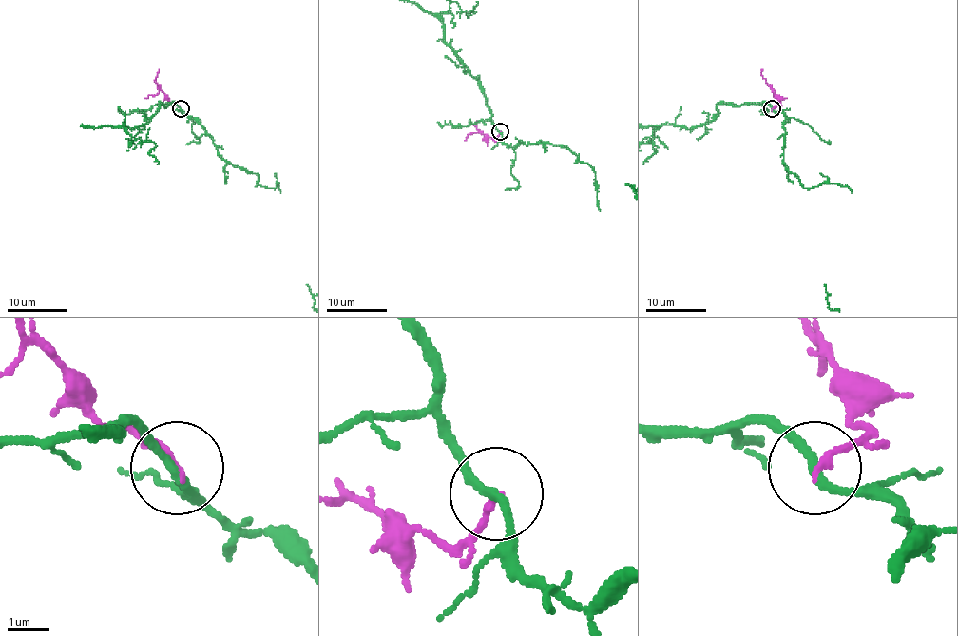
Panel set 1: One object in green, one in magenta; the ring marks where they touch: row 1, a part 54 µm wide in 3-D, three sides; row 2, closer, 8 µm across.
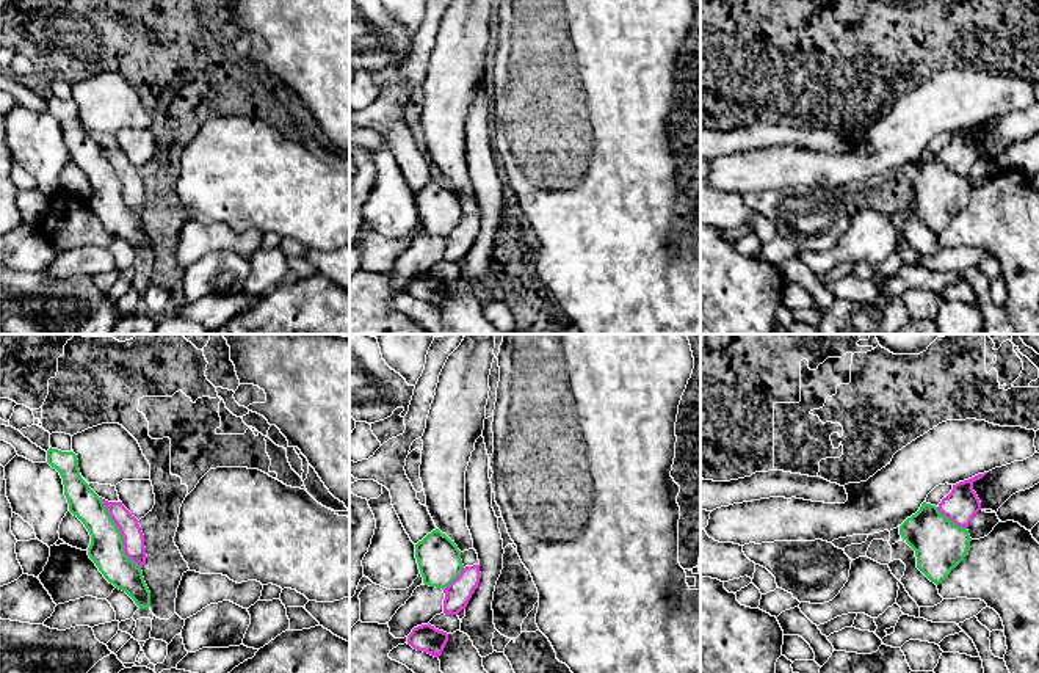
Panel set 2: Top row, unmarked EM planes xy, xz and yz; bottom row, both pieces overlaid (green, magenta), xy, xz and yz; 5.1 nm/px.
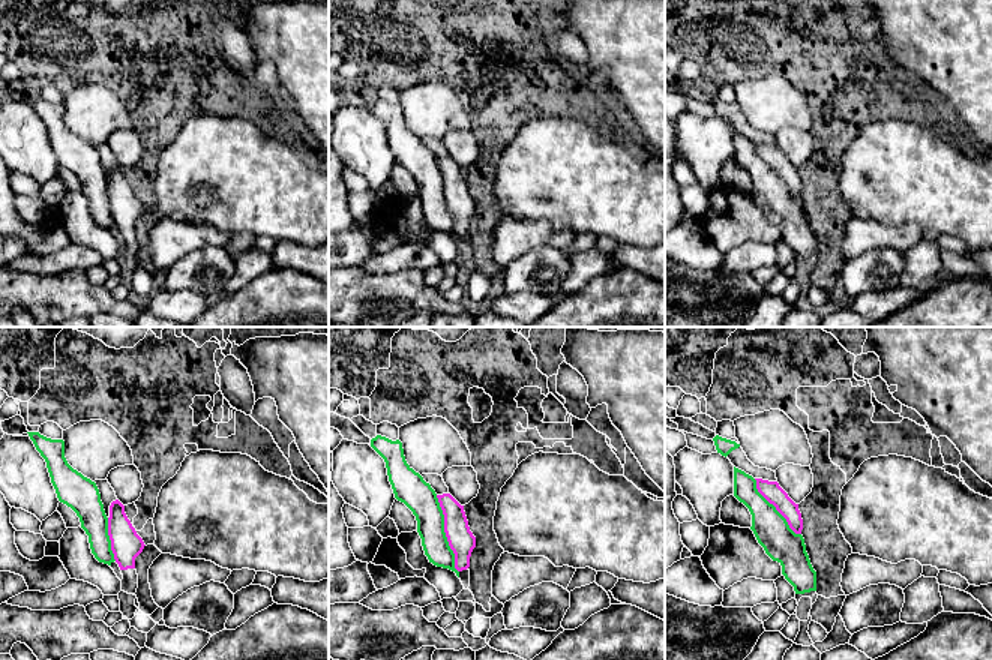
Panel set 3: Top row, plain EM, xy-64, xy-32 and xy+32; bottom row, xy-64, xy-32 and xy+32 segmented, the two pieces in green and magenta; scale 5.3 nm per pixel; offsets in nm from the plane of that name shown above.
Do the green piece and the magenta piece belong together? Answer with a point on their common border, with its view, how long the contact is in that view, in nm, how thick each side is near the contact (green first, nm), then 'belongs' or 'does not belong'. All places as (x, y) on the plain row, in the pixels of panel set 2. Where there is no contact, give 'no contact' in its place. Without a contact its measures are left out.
xy (119, 182) | 420 nm | 180/110 nm | does not belong

